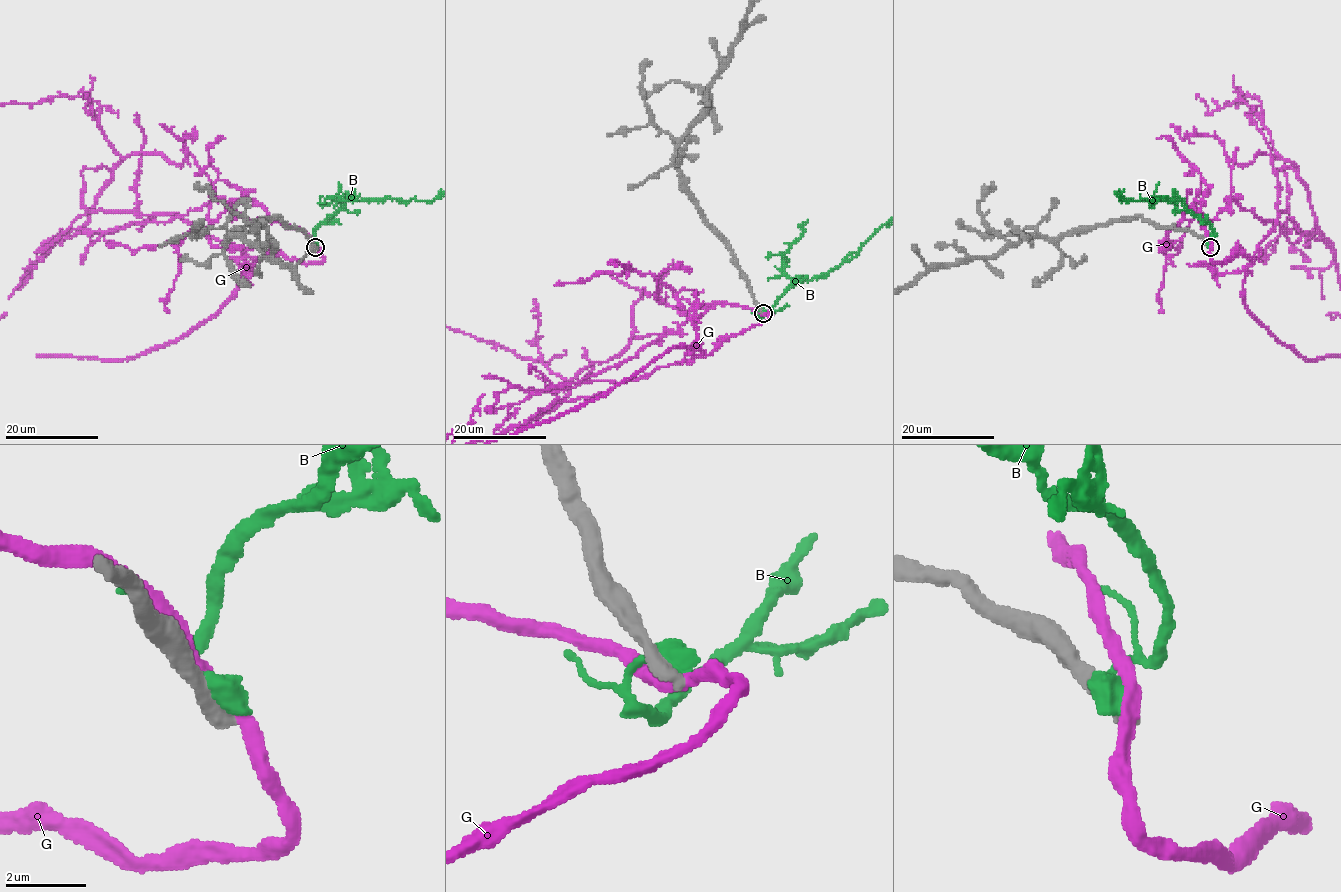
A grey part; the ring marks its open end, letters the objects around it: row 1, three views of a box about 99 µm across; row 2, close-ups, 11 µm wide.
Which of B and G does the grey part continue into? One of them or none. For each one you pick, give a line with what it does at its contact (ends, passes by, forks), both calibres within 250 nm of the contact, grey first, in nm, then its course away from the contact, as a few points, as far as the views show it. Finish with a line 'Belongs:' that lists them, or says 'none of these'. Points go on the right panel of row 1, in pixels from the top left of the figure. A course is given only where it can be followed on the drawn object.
Belongs: none of these

